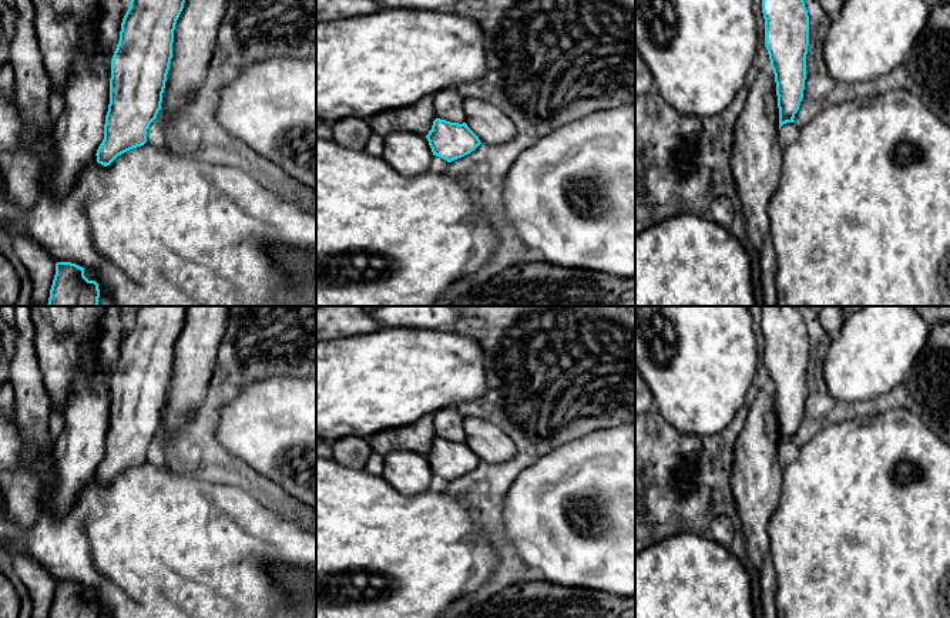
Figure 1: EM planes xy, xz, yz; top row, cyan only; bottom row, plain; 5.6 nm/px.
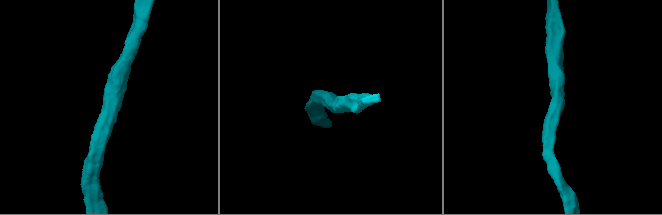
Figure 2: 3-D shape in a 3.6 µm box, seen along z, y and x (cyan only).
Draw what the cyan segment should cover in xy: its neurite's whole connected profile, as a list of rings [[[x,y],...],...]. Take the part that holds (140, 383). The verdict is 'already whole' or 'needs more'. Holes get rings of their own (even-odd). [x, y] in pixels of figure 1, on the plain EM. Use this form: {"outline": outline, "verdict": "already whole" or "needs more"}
{"outline": [[[142,306],[132,315],[111,377],[110,423],[97,481],[107,486],[118,474],[147,461],[147,449],[160,429],[175,433],[202,404],[231,306]]], "verdict": "needs more"}

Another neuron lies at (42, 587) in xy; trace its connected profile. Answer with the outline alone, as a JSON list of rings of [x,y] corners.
[[[28,554],[11,557],[11,564],[33,601],[31,618],[48,618],[56,594],[56,580]]]

